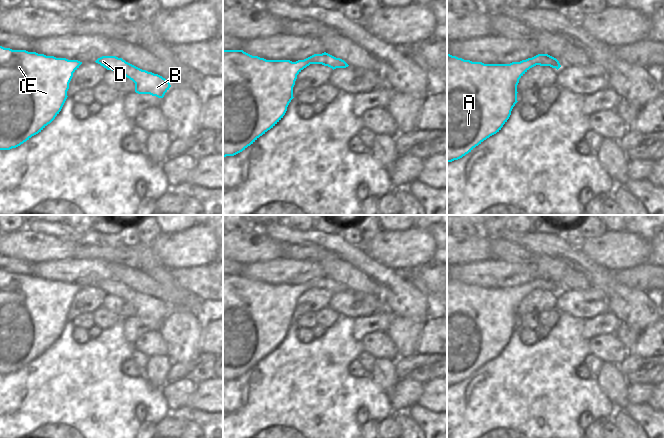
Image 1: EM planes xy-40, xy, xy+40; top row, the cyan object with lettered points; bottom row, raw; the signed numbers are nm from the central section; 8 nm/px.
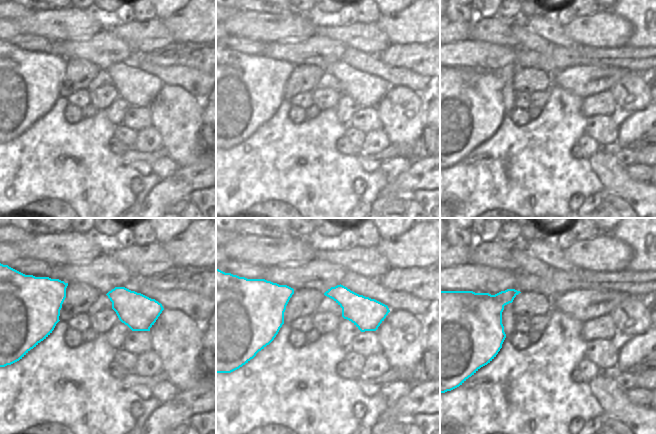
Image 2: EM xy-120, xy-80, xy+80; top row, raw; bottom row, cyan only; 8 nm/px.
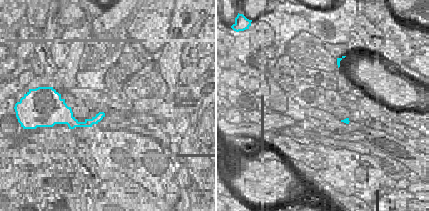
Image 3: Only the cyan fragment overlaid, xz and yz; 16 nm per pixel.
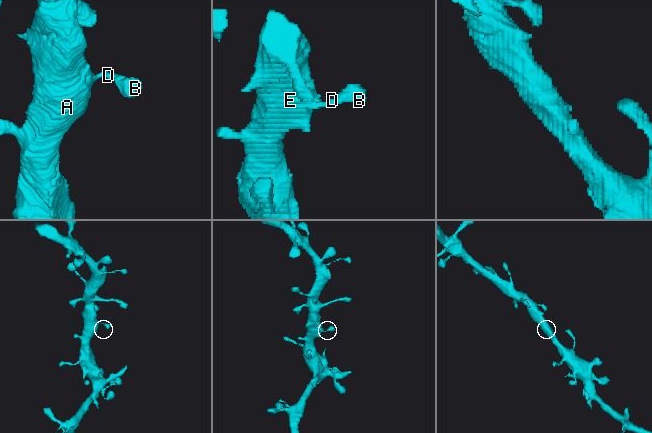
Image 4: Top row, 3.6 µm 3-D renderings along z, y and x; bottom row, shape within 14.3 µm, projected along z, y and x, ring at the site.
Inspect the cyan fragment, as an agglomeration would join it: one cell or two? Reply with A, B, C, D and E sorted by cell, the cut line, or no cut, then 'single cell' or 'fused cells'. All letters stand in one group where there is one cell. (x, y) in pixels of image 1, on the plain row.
A B C D E; no cut; single cell

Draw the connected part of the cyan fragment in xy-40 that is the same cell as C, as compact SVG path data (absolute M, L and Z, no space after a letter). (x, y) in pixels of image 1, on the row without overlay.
M0 270L0 374L16 372L41 356L61 335L73 297L82 286Z

